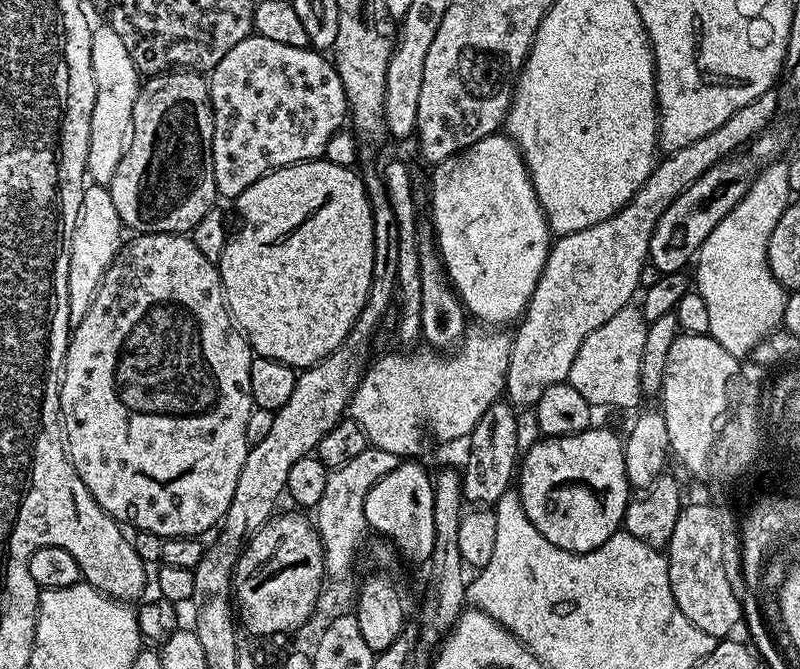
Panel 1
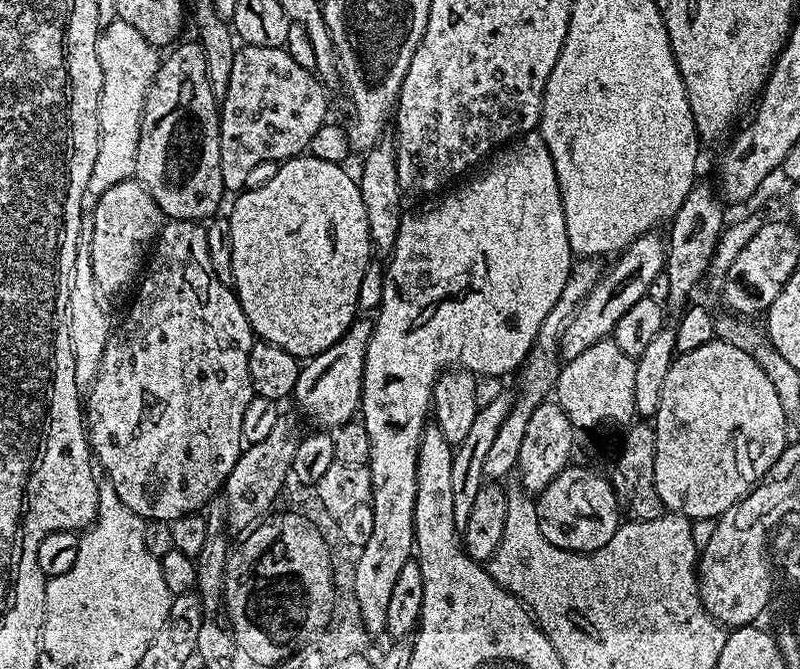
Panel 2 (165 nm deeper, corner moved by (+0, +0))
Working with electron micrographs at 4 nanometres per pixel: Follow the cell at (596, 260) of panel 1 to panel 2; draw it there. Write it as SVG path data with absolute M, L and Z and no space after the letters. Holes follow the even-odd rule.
M580 258L573 263L570 270L570 278L566 278L566 286L562 286L562 298L554 302L554 310L546 314L542 326L536 335L536 344L529 350L528 356L524 359L519 369L520 389L515 389L512 409L506 414L506 422L498 428L498 434L486 453L486 463L482 466L485 477L492 482L503 481L503 476L508 471L513 471L518 462L518 450L522 450L522 437L526 435L526 422L530 422L530 414L539 404L545 403L553 395L556 387L556 379L560 376L562 361L558 355L560 347L560 333L564 331L564 325L576 312L578 305L584 301L586 294L594 290L594 286L602 275L602 268L599 268L597 261L592 258Z

